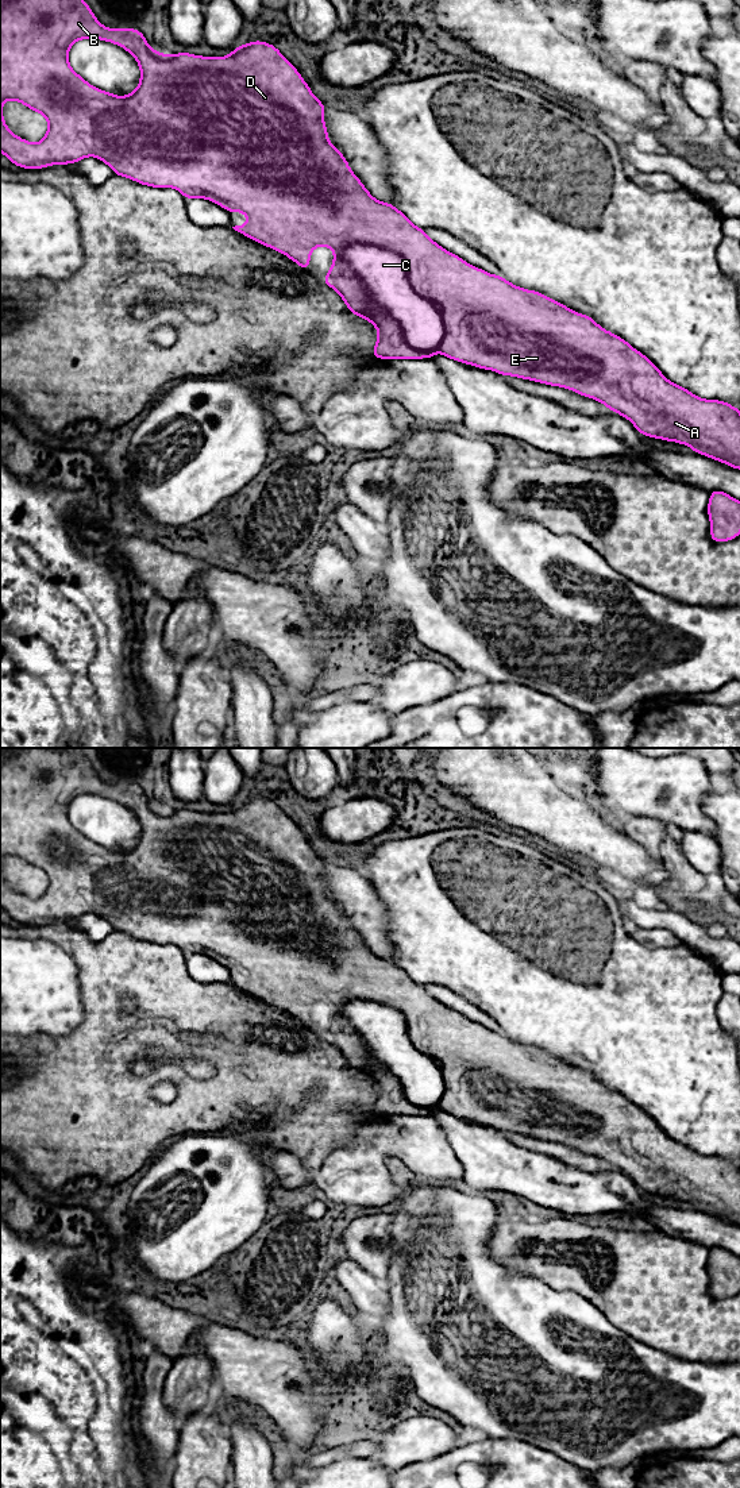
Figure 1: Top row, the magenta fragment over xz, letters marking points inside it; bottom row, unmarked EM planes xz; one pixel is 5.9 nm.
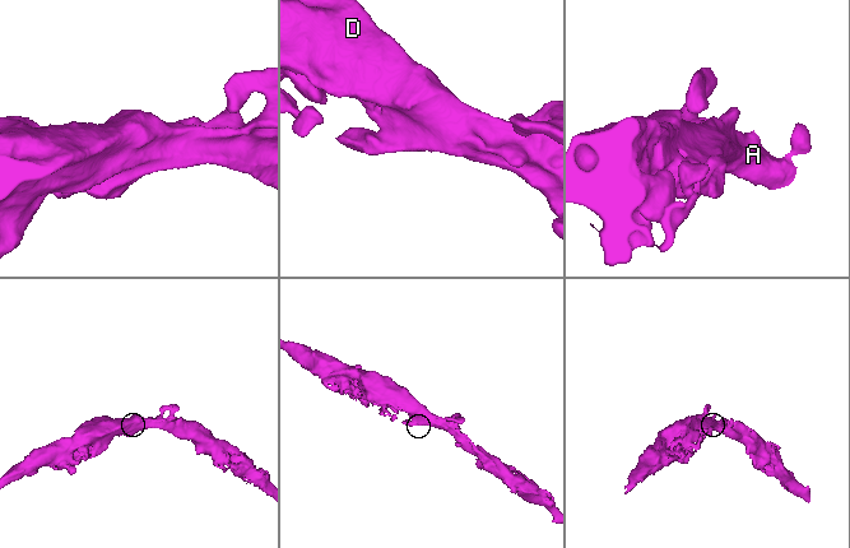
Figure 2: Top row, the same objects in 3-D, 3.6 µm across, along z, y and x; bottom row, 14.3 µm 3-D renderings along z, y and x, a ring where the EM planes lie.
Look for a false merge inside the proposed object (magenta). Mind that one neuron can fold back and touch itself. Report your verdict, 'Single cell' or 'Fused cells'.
Fused cells

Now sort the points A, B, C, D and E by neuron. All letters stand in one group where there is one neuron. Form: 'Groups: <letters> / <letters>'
Groups: A B D E / C

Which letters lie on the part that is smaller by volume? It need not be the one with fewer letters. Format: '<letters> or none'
C

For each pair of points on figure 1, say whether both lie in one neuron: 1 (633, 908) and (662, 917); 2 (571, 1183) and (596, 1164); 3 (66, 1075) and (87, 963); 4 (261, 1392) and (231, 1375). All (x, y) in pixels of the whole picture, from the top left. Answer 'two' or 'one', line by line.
1: one
2: two
3: one
4: one

